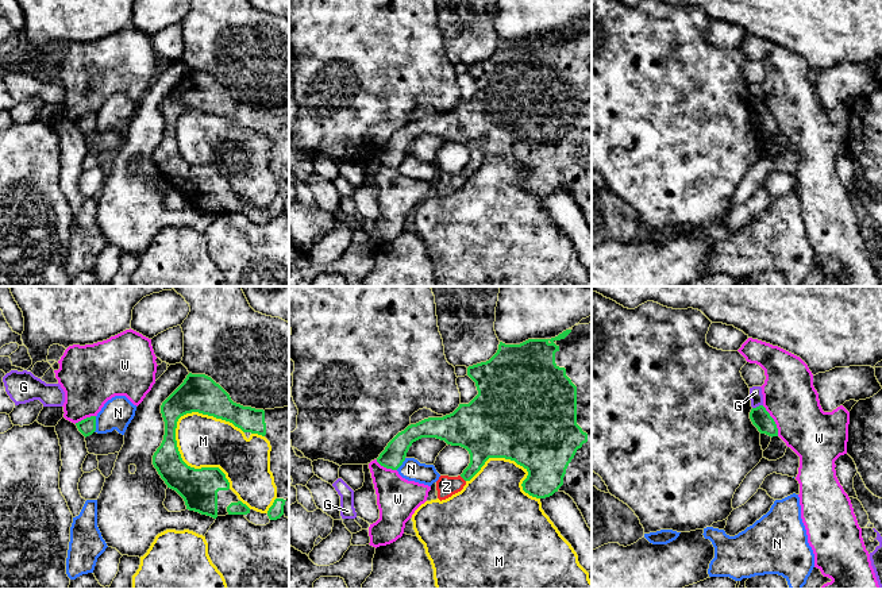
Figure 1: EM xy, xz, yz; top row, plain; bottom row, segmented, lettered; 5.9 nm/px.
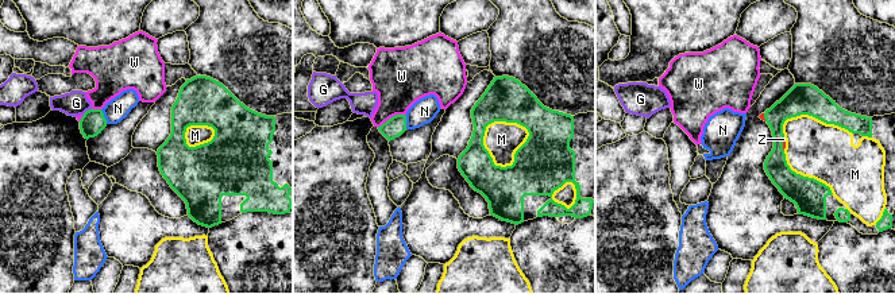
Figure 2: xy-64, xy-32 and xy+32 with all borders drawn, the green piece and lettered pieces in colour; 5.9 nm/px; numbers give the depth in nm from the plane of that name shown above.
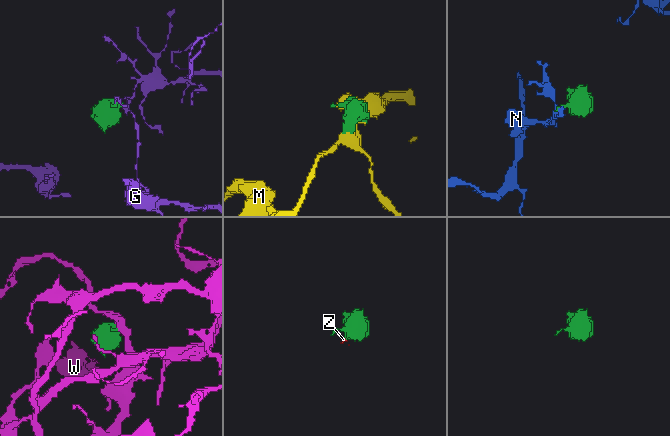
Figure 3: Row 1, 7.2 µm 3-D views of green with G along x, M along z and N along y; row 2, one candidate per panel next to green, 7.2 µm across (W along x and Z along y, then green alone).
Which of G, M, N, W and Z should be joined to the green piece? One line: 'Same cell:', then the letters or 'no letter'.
Same cell: Z

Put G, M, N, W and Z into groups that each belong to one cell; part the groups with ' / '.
G / M / N / W / Z

